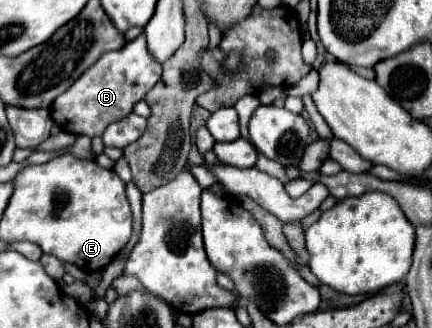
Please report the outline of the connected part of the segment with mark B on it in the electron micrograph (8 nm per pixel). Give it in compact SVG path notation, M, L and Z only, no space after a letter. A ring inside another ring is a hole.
M139 34L133 42L127 42L121 50L103 54L91 68L87 68L75 84L55 98L51 114L55 124L69 134L85 134L89 138L101 136L103 130L117 120L123 120L133 112L133 106L157 84L161 76L161 64L147 50L147 40Z

